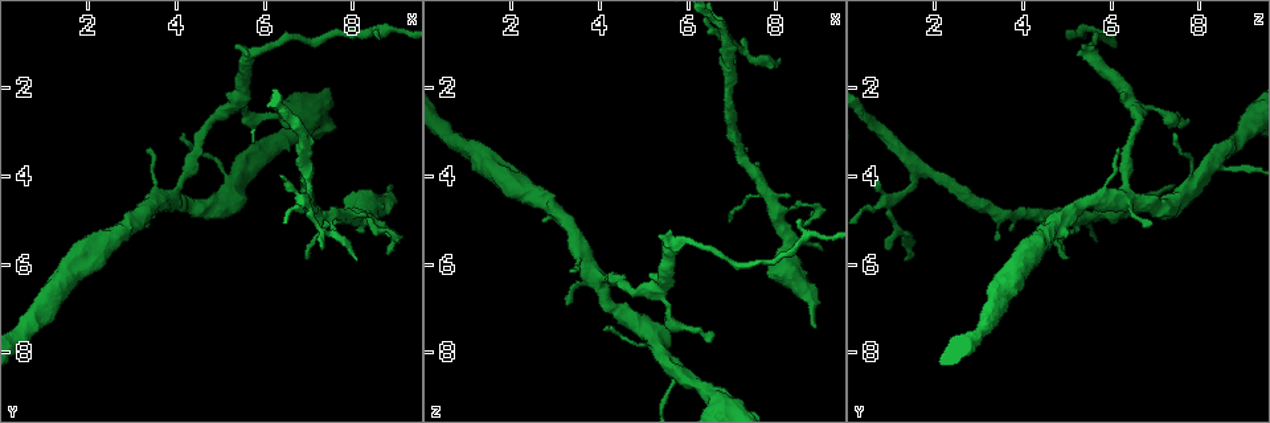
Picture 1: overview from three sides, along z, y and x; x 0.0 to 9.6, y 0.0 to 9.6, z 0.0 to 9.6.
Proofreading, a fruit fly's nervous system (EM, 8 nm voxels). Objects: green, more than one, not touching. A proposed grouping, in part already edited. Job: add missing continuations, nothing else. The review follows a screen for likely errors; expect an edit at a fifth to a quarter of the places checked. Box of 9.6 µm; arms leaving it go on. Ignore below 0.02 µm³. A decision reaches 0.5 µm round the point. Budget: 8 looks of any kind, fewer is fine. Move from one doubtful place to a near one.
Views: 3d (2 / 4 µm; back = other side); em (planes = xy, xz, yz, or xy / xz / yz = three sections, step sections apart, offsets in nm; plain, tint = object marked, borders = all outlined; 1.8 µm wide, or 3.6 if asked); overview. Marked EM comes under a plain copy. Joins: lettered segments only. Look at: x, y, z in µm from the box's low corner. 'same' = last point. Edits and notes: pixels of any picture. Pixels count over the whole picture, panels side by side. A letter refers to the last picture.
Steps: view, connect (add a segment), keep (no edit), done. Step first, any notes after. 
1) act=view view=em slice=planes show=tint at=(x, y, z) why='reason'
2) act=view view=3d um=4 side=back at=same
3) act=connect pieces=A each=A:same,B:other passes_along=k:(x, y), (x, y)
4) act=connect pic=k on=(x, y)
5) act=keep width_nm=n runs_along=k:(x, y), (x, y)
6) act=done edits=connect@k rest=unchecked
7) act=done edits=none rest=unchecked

act=view view=em slice=yz step=16 show=tint at=(8.05, 6.00, 1.30) why='free end'

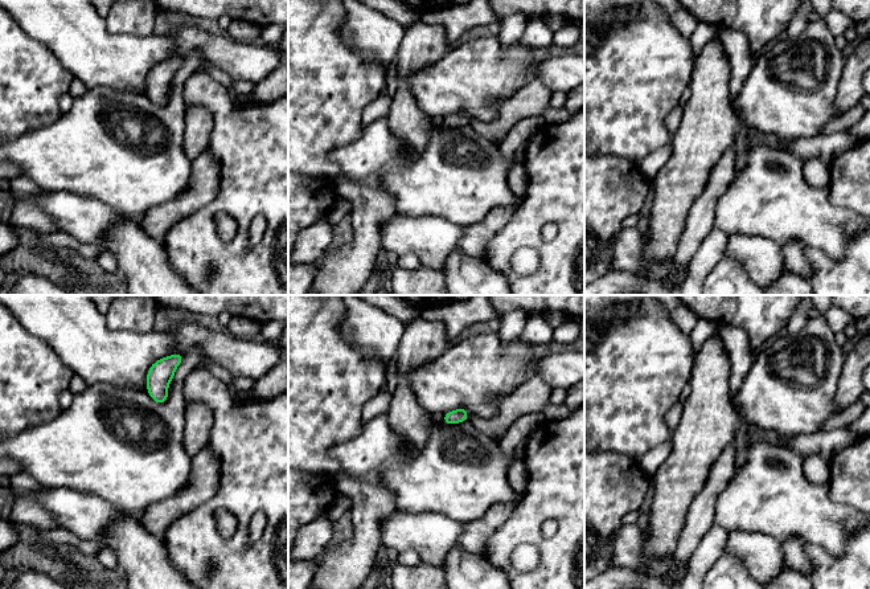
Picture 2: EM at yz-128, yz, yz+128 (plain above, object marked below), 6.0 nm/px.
act=view view=em slice=yz step=16 show=borders at=same

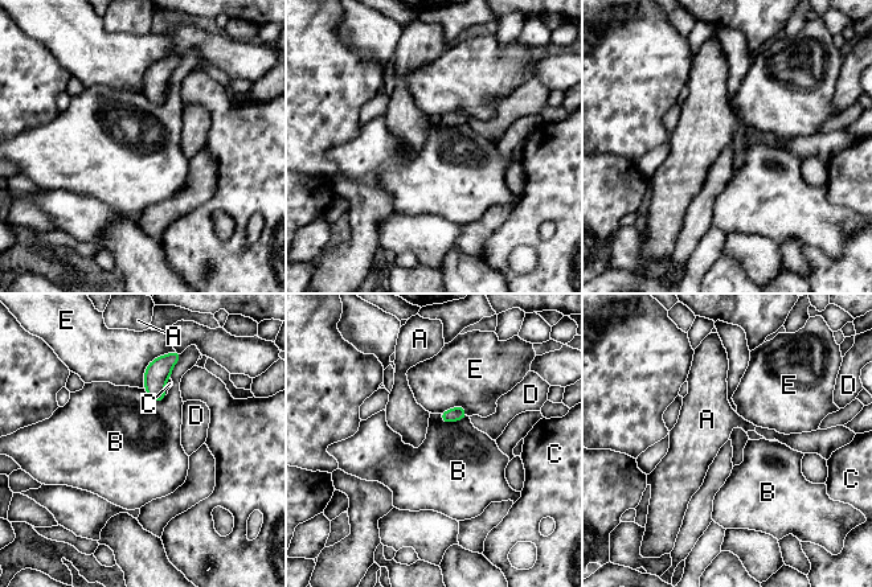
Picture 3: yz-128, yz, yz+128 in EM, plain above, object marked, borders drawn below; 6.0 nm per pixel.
act=keep each=A:other,B:other,C:other,D:other,E:other found='no lettered segment goes on from it'

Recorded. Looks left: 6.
act=view view=em slice=xy step=8 show=tint at=(9.00, 5.55, 5.75) why='tapers out'

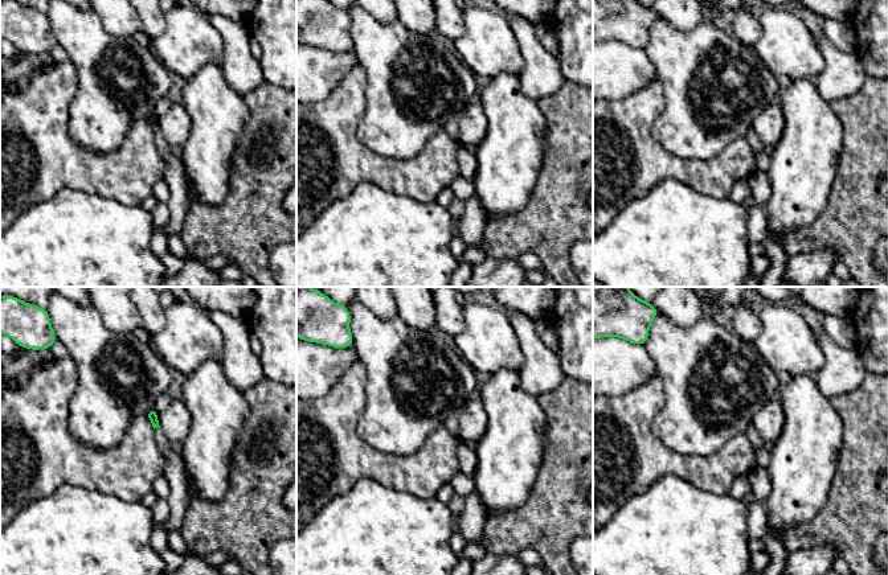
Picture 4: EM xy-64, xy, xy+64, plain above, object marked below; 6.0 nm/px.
act=view view=em slice=planes show=borders at=same why='cut it another way'

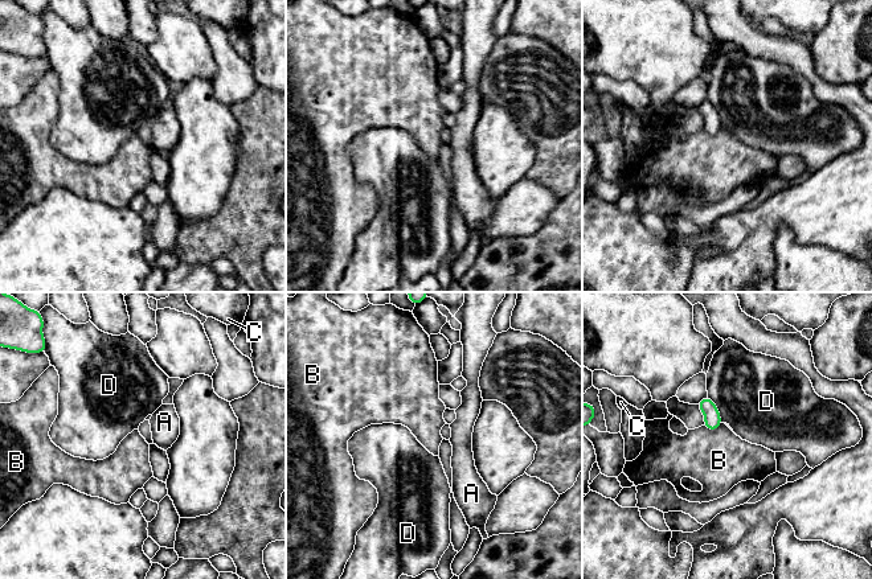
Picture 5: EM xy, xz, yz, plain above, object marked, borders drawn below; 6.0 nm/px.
act=keep width_nm=100 each=A:other,B:other,C:other,D:other border=5:(721, 422), (715, 430), (704, 426) found='none of them fits'

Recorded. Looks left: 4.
act=view view=em slice=planes show=tint at=(5.65, 1.20, 5.45) why='calibre changes'

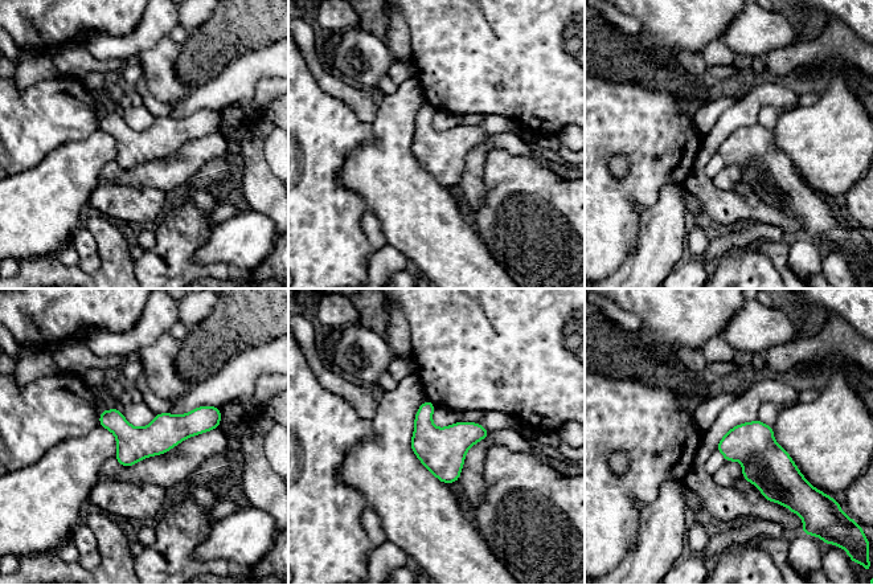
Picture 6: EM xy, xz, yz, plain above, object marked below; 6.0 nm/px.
act=view view=em slice=planes show=borders at=same

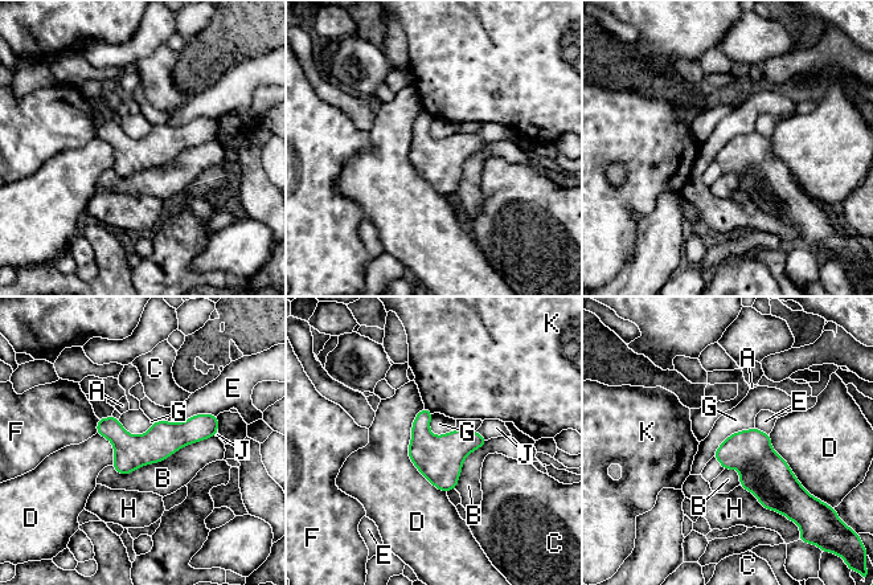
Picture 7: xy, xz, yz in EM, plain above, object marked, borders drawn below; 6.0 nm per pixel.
act=keep each=A:other,B:other,C:other,D:other,E:other,F:other,G:other,H:other,J:other,K:other border=7:(754, 426), (732, 433), (713, 455) found='none of them fits'

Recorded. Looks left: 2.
act=done edits=none rest=unchecked

